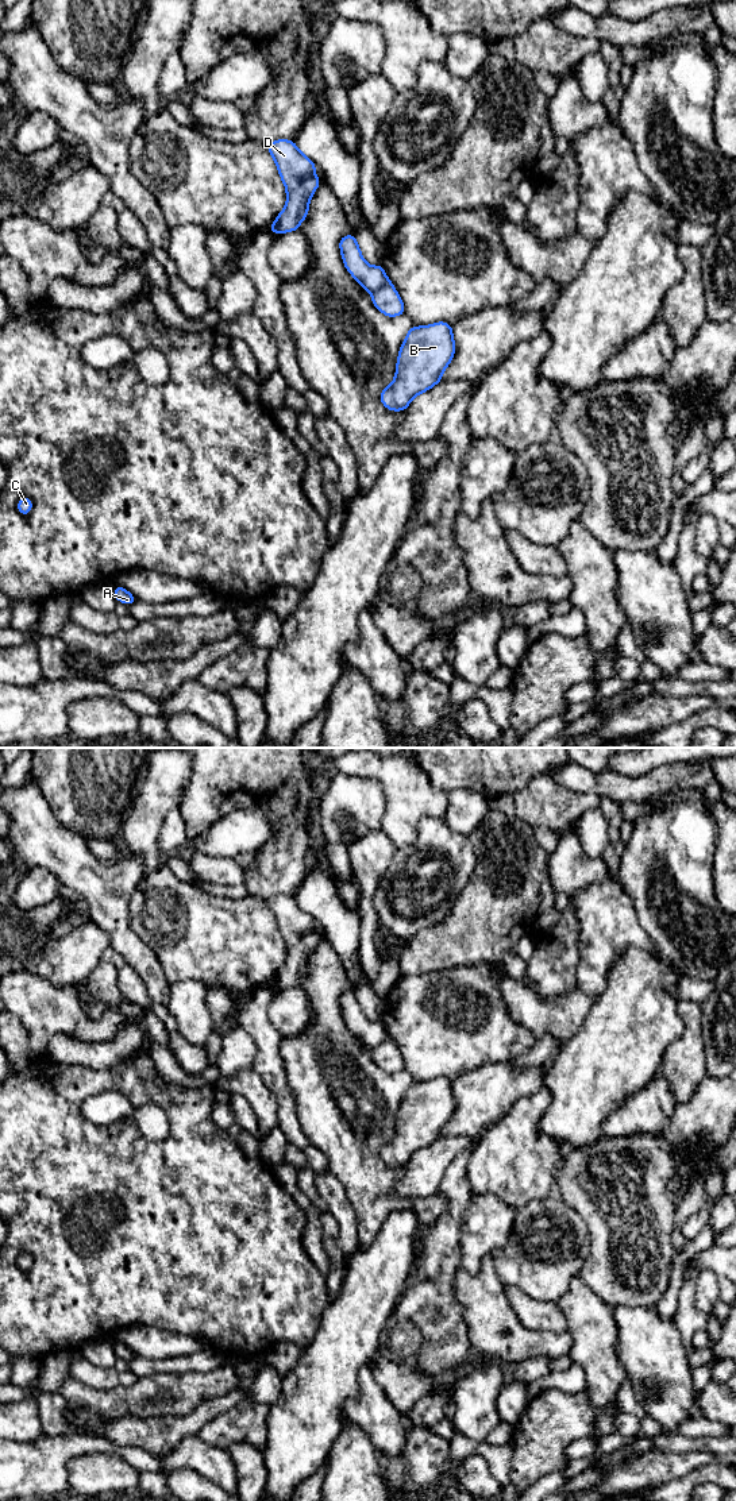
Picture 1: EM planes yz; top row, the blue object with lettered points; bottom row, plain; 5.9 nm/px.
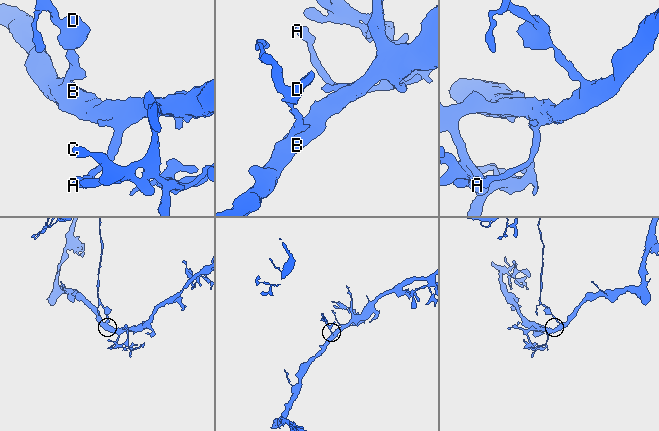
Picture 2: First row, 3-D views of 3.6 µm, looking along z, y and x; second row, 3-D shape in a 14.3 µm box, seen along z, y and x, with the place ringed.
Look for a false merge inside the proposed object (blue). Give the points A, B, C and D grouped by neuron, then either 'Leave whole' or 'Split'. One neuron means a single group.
Groups: A B C / D. Split

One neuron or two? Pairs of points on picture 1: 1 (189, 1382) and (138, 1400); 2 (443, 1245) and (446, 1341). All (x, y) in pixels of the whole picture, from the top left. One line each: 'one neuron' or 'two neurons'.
1: one neuron
2: one neuron

